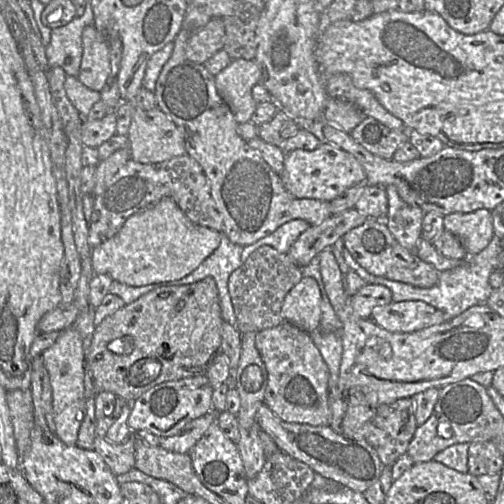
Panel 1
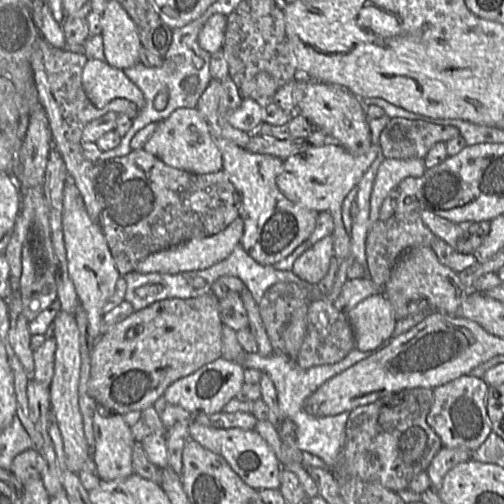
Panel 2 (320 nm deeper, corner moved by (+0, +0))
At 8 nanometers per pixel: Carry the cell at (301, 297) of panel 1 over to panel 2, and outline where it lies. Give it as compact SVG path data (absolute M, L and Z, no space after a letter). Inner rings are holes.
M323 144L309 147L290 155L283 161L277 176L277 186L283 195L294 204L316 212L329 212L334 221L332 233L334 257L340 261L351 257L351 238L346 233L342 220L342 203L350 190L358 184L376 157L376 147L362 154L348 152L339 144Z

